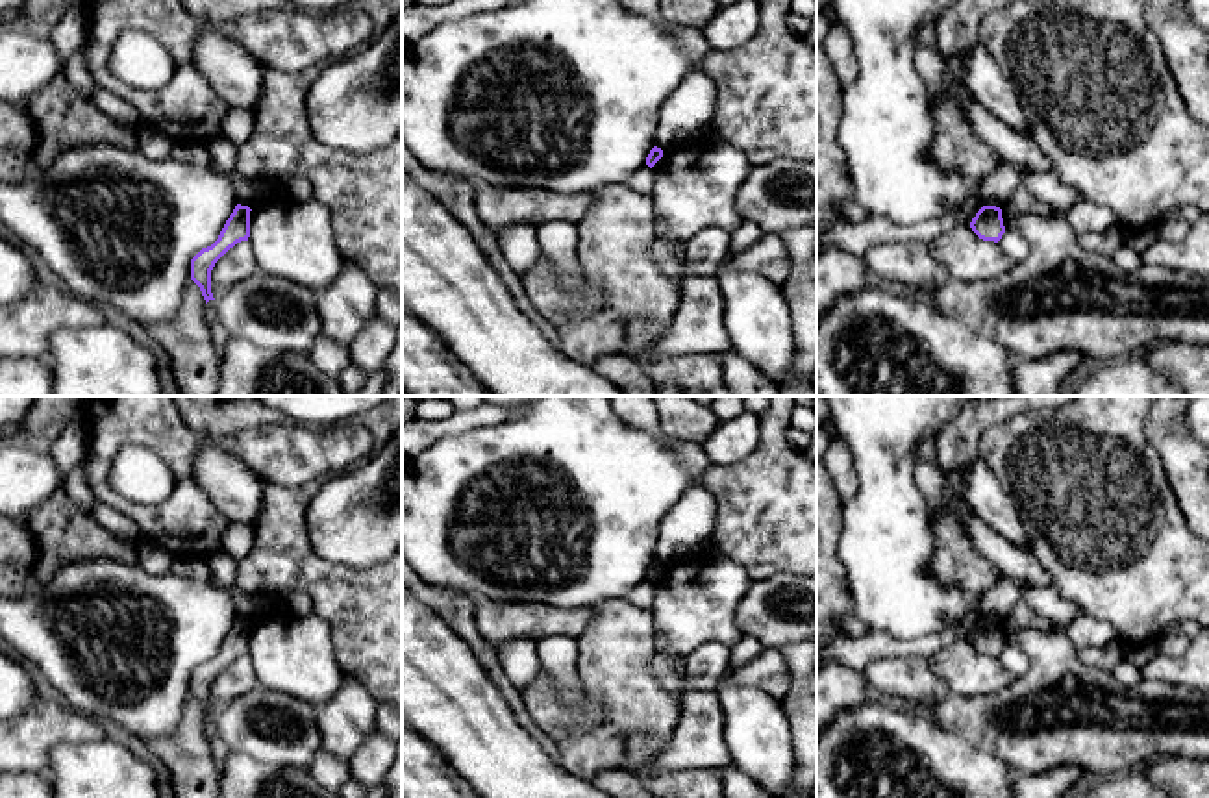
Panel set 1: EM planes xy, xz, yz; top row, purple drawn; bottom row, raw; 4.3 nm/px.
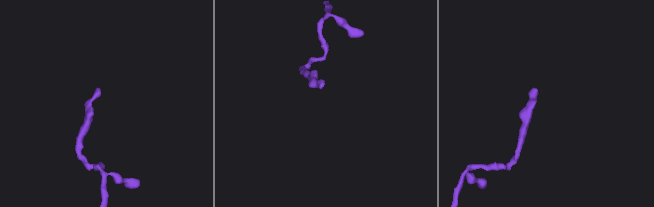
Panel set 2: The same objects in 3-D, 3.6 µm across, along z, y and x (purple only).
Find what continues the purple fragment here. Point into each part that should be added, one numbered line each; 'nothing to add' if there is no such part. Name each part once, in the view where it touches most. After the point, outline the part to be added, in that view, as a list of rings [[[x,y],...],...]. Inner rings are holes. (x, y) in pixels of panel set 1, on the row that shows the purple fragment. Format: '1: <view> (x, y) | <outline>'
nothing to add

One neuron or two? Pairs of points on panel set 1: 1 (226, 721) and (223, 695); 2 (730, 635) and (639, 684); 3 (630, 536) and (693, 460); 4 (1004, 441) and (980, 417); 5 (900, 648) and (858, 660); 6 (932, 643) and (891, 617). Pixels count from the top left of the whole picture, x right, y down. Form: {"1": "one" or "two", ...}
{"1": "two", "2": "two", "3": "two", "4": "two", "5": "one", "6": "two"}

